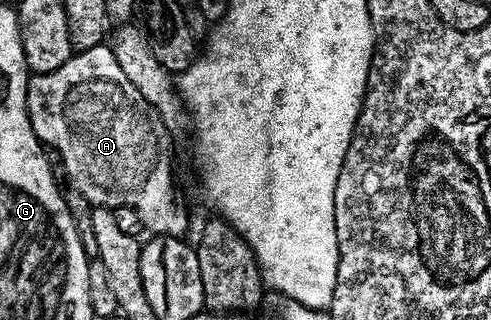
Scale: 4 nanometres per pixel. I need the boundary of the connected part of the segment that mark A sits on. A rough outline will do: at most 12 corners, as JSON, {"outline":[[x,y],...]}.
{"outline":[[109,44],[26,110],[91,206],[182,237],[172,130]]}

